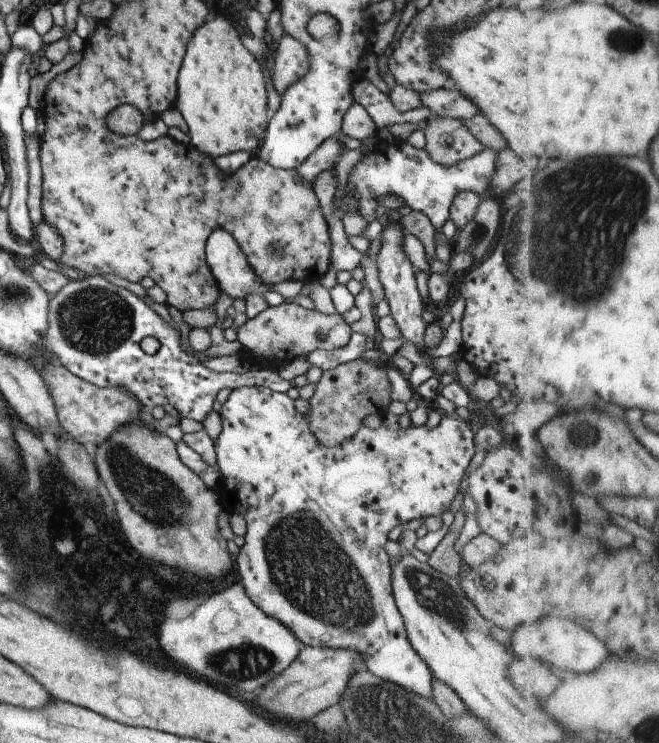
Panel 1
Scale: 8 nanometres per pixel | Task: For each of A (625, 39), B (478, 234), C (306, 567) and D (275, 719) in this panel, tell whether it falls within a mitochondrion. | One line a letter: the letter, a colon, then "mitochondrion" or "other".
A: mitochondrion
B: mitochondrion
C: mitochondrion
D: other

